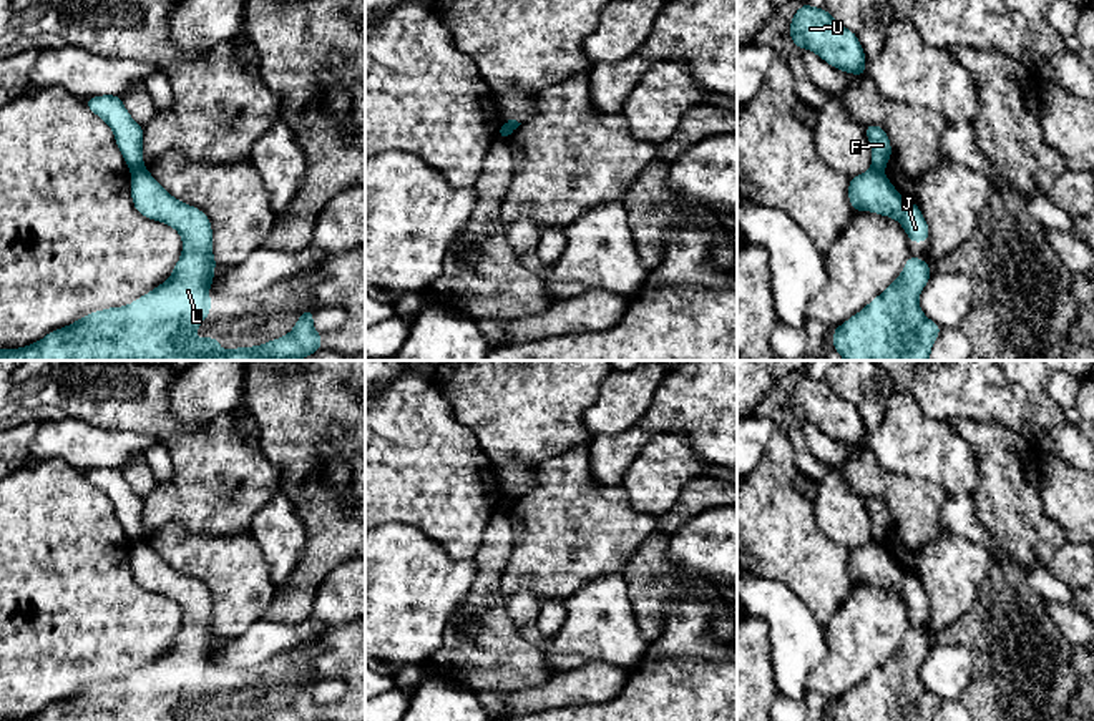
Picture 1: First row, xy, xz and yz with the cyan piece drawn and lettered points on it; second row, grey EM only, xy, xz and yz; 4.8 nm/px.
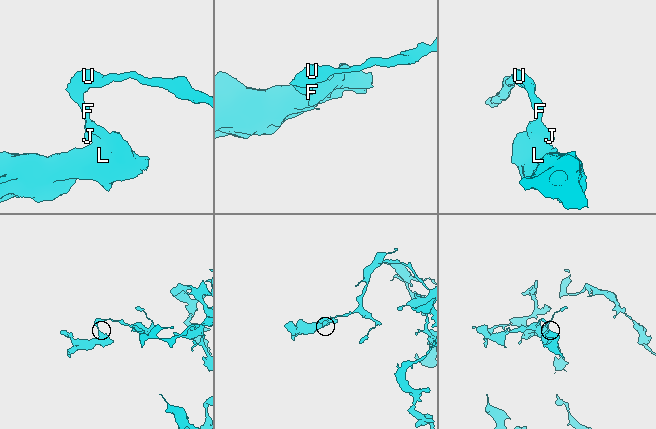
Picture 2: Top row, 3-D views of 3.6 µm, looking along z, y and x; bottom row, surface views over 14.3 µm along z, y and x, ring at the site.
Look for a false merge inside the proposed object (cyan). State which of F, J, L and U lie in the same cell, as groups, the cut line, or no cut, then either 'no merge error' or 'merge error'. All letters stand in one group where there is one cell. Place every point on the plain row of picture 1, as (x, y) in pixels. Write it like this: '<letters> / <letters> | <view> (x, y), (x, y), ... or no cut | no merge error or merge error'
F U / J L | xy (141, 539), (131, 545) | merge error

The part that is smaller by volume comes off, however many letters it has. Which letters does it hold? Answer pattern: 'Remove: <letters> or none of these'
Remove: J, L

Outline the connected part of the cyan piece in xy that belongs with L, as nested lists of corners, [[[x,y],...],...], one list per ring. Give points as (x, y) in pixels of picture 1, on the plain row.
[[[146,540],[131,545],[131,571],[141,588],[164,595],[181,606],[183,625],[173,646],[128,678],[90,684],[71,698],[18,721],[221,721],[217,709],[196,711],[198,698],[211,686],[209,660],[217,636],[212,628],[209,590],[204,583],[173,570]]]

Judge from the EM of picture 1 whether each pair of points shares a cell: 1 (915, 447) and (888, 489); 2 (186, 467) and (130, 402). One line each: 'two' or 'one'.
1: two
2: one

